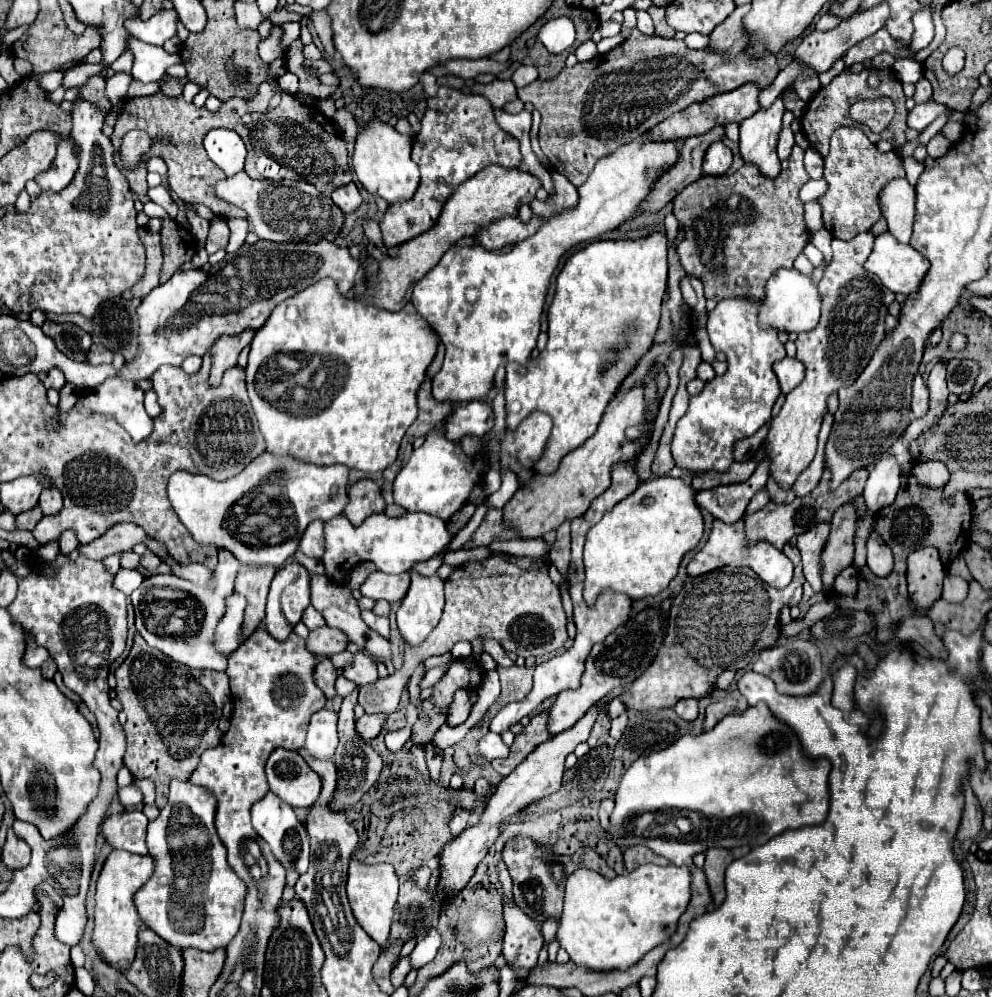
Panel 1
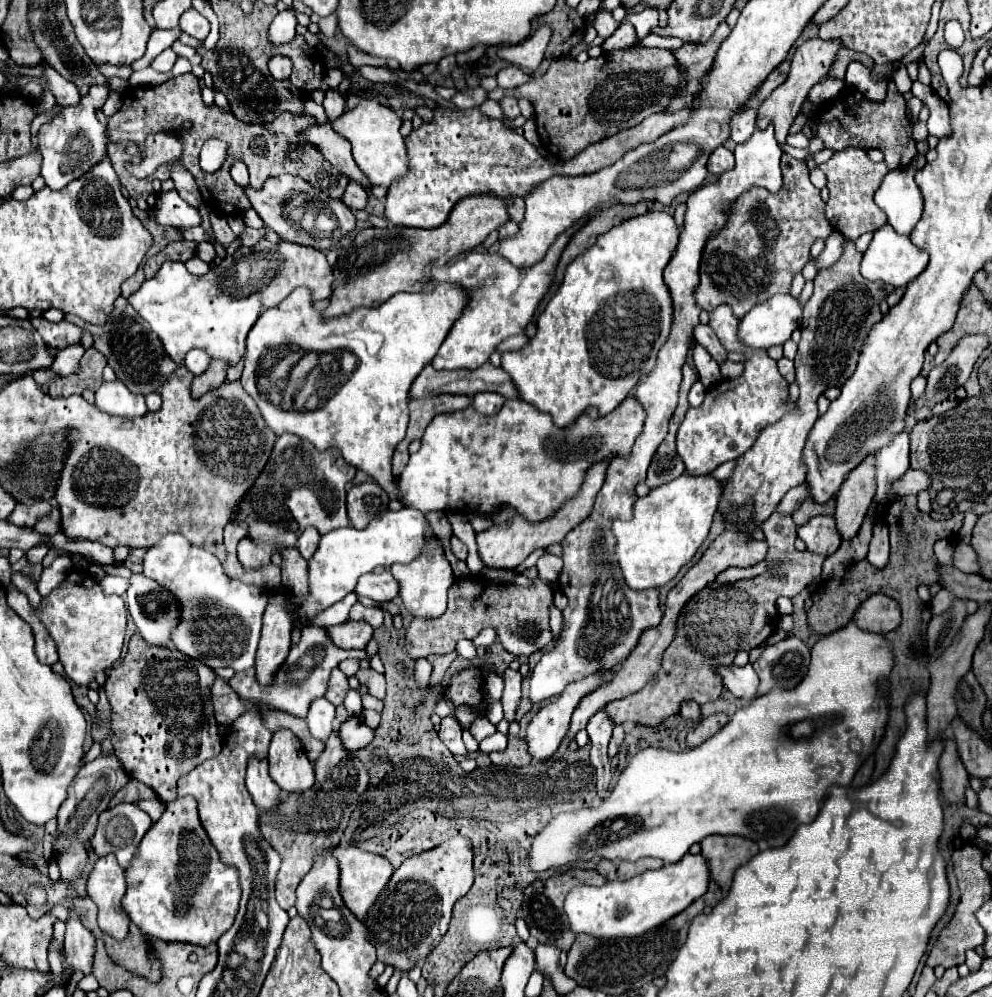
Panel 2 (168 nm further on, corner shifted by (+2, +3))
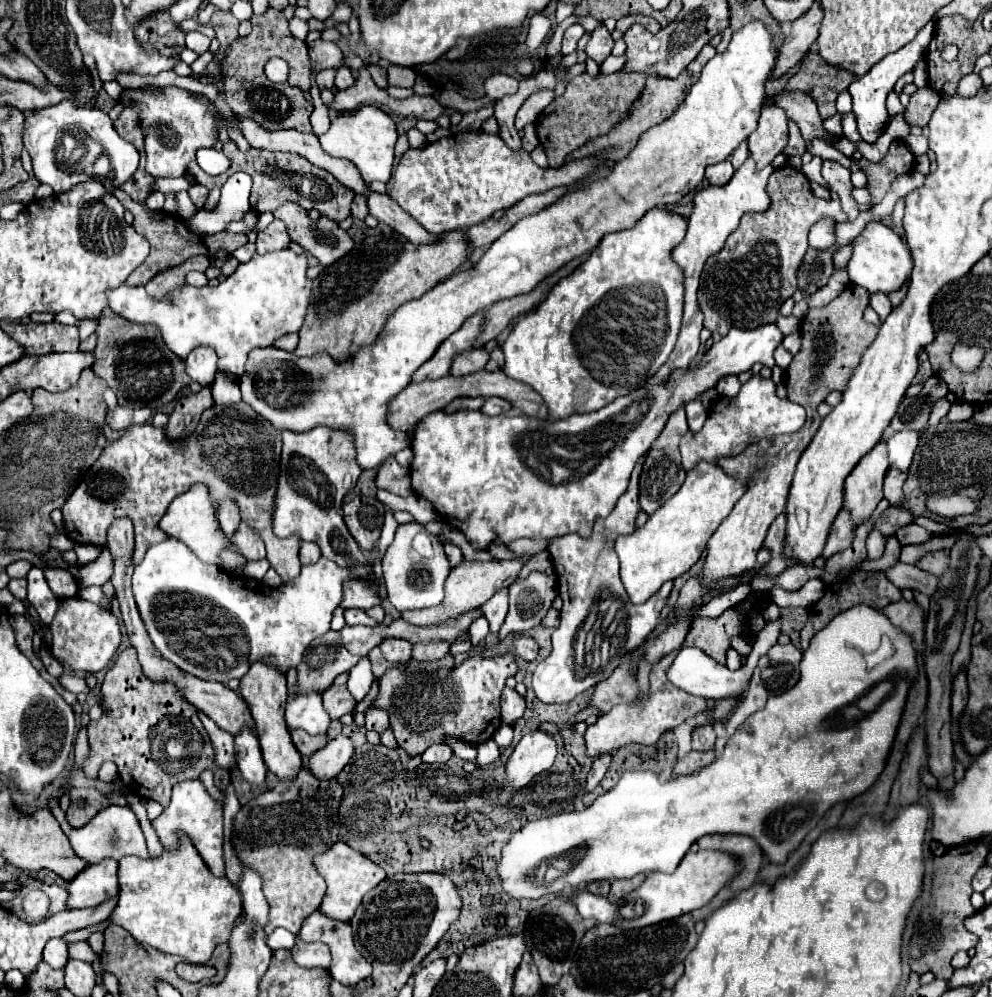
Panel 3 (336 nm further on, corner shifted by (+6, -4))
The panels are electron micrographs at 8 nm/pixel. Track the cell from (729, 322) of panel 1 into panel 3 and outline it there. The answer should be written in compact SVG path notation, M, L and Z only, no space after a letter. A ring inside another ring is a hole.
M755 374L741 386L737 396L733 398L719 396L719 400L713 404L707 416L705 426L699 432L689 430L681 438L679 450L683 458L683 468L689 472L701 460L717 464L721 456L737 456L749 444L761 438L777 434L795 434L803 424L805 424L805 410L791 400L781 400L775 394L775 384L771 378L761 378L759 374Z

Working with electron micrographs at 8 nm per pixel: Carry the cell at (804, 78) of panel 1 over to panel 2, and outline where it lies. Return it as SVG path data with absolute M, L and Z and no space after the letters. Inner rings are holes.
M745 109L741 115L735 115L733 117L733 123L731 123L731 139L735 143L749 141L749 137L755 131L755 117L757 117L755 109Z

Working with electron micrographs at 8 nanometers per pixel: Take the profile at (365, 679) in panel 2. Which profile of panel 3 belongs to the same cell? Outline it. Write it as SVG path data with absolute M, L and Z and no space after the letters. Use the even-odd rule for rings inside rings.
M369 708L369 710L365 712L365 728L367 728L367 730L383 732L387 726L389 726L389 714L387 714L387 710Z

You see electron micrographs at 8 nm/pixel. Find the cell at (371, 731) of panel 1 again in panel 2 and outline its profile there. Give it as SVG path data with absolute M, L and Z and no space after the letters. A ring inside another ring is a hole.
M349 717L339 727L339 737L347 751L357 751L373 739L373 729L369 729L365 723L361 723L359 717Z

